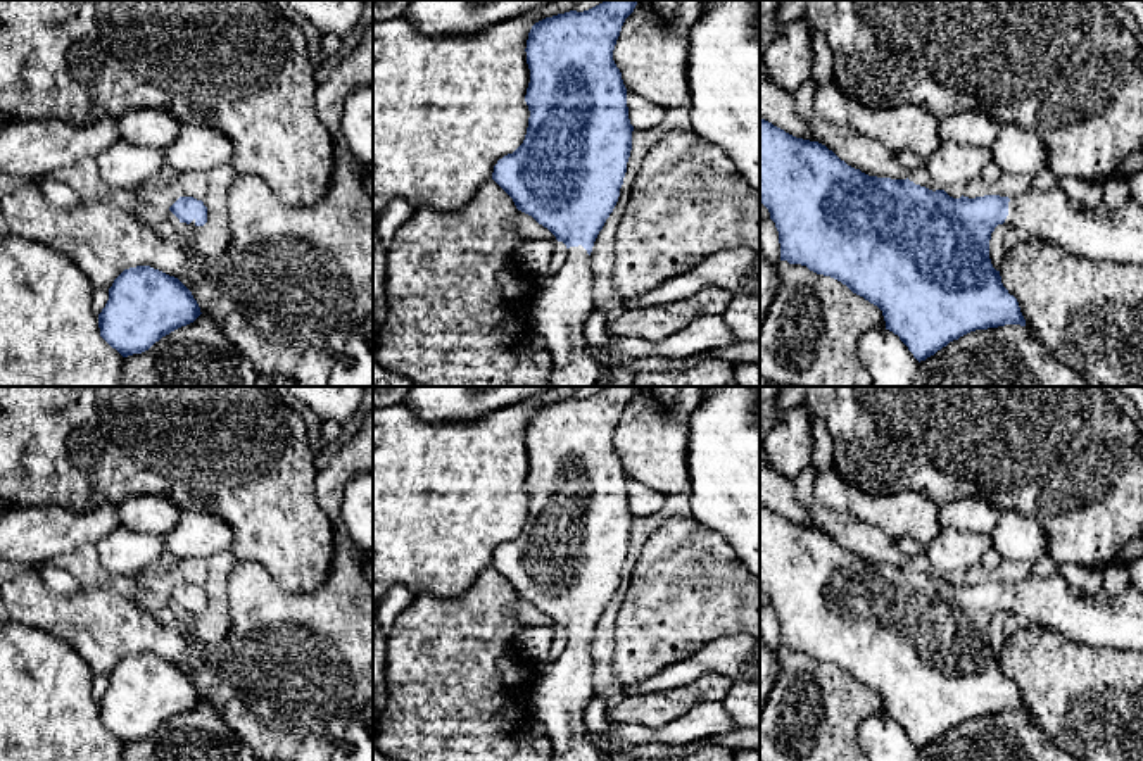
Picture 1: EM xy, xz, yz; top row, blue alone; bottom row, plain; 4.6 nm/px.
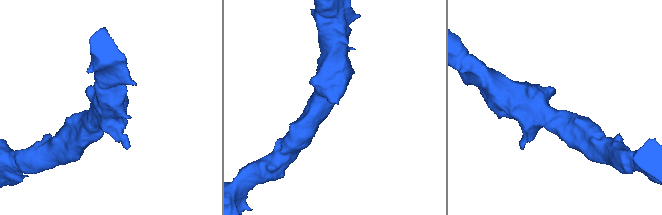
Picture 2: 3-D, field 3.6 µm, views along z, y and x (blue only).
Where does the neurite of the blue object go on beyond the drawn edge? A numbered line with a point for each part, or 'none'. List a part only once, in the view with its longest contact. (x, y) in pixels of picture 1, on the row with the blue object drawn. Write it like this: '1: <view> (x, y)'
1: xz (562, 304)

